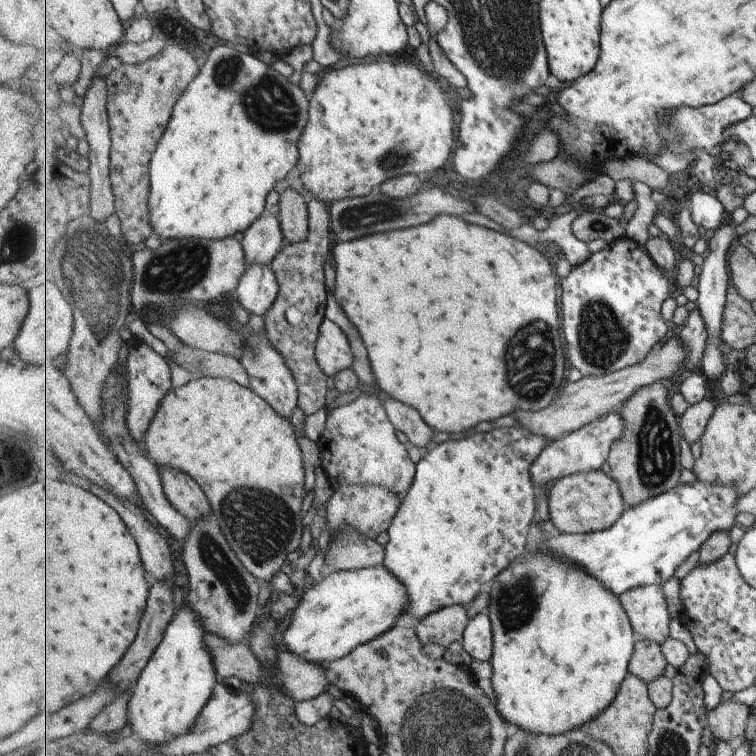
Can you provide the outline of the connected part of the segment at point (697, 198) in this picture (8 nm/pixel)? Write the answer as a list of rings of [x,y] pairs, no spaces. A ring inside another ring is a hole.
[[[696,192],[689,196],[689,205],[693,222],[703,226],[708,233],[714,232],[717,228],[725,226],[725,222],[729,222],[729,218],[725,216],[725,207],[720,200],[717,200],[717,196]]]

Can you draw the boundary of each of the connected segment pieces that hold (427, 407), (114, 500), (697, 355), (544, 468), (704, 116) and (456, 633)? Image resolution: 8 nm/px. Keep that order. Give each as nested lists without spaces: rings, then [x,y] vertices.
[[[437,216],[433,222],[407,228],[407,230],[395,230],[395,232],[383,232],[383,234],[371,234],[361,240],[351,242],[339,242],[334,246],[331,254],[336,274],[335,298],[345,308],[349,320],[359,328],[367,348],[369,358],[373,366],[373,374],[382,392],[394,399],[401,400],[409,406],[415,406],[425,422],[439,430],[439,432],[465,432],[469,428],[475,428],[481,422],[497,420],[505,414],[511,414],[515,408],[523,408],[531,412],[539,412],[549,408],[560,395],[559,388],[565,386],[565,368],[567,368],[567,356],[561,340],[562,324],[559,324],[559,294],[557,294],[557,278],[553,272],[553,266],[549,260],[533,246],[529,246],[523,238],[513,238],[491,228],[469,224],[457,216]]]
[[[91,484],[88,488],[107,501],[107,504],[111,504],[111,508],[115,508],[129,525],[135,540],[138,541],[143,564],[155,578],[156,583],[171,582],[175,575],[171,546],[164,534],[161,534],[159,528],[153,524],[153,521],[143,514],[143,510],[135,502],[119,500],[119,496],[115,496],[115,492],[107,492],[107,488],[97,488],[95,484]]]
[[[699,306],[690,312],[679,335],[683,344],[687,344],[687,348],[691,350],[691,358],[687,360],[687,371],[700,368],[709,336],[707,336],[707,324],[703,320]]]
[[[614,411],[606,418],[596,420],[587,424],[586,427],[569,433],[565,438],[551,442],[531,468],[531,476],[534,477],[535,485],[547,486],[549,482],[558,481],[567,475],[601,470],[604,462],[610,462],[610,454],[614,450],[615,442],[623,440],[626,434],[627,420],[623,420],[620,411]]]
[[[737,92],[729,98],[723,98],[715,104],[703,106],[703,108],[693,108],[693,110],[683,108],[683,110],[675,112],[671,122],[667,122],[667,126],[661,126],[661,132],[667,140],[667,150],[669,152],[684,155],[692,151],[692,156],[697,158],[701,152],[711,152],[717,147],[717,144],[726,141],[724,136],[726,128],[742,123],[750,116],[753,116],[753,107],[747,104],[746,100],[743,100],[740,92]]]
[[[453,605],[420,620],[415,628],[422,645],[435,643],[444,648],[462,642],[469,621],[468,611],[461,605]]]

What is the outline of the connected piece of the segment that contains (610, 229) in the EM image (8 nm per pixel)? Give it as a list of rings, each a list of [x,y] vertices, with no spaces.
[[[589,210],[577,216],[572,227],[575,236],[586,243],[601,239],[611,244],[626,236],[626,226],[619,219],[609,218],[600,211]]]

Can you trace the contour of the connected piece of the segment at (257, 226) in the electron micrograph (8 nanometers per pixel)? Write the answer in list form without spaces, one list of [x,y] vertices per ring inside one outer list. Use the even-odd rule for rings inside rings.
[[[266,211],[251,228],[244,232],[242,245],[246,252],[247,268],[253,264],[269,266],[285,244],[279,217]]]

